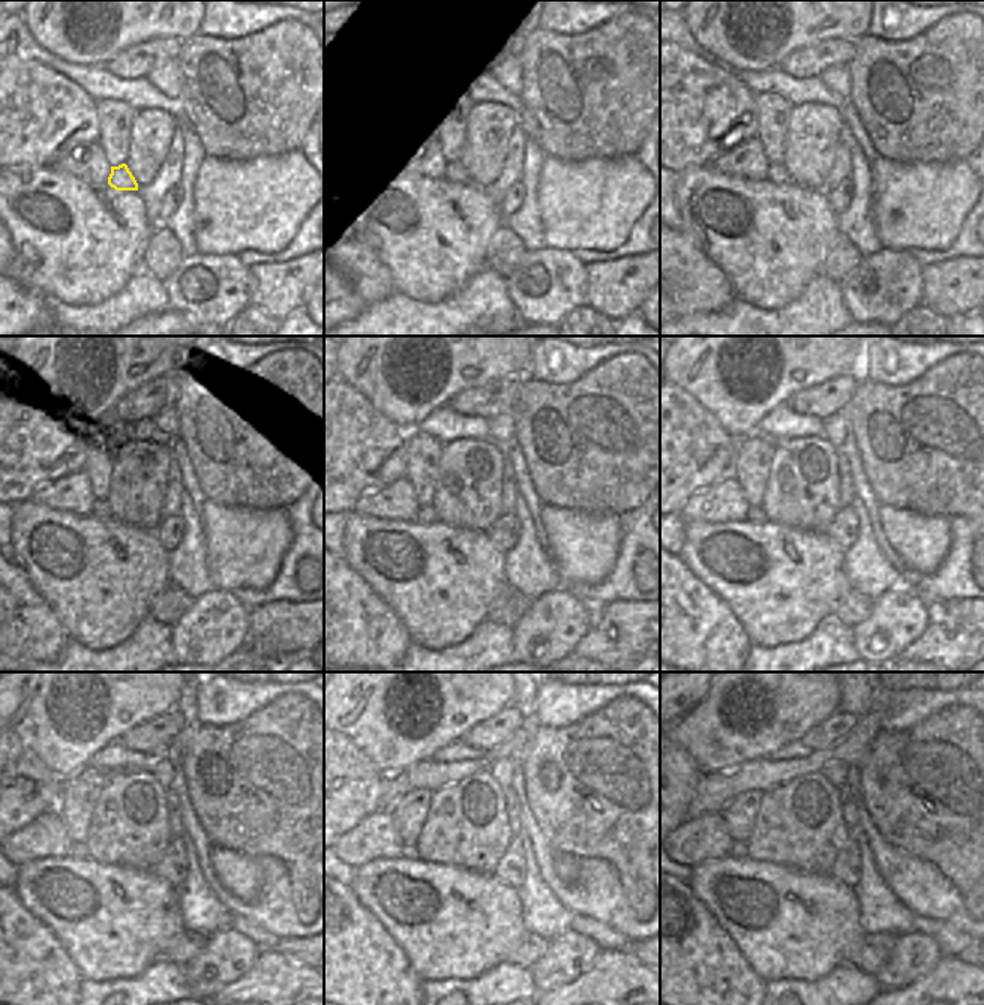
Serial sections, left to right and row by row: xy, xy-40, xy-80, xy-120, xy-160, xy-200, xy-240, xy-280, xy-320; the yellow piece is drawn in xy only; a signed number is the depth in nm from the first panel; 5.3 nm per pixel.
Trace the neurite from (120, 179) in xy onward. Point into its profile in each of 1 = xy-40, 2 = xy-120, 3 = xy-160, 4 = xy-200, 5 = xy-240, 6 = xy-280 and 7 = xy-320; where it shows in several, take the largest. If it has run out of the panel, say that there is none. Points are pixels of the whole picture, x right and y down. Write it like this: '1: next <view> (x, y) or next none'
1: next xy-40 (450, 173)
2: next xy-120 (101, 509)
3: next xy-160 (426, 515)
4: next xy-200 (755, 515)
5: next xy-240 (78, 851)
6: next xy-280 (408, 851)
7: next xy-320 (738, 849)

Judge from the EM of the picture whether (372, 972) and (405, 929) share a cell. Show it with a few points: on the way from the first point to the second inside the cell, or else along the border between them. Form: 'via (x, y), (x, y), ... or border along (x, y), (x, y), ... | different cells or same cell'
border along (372, 915), (401, 948), (414, 971) | different cells

